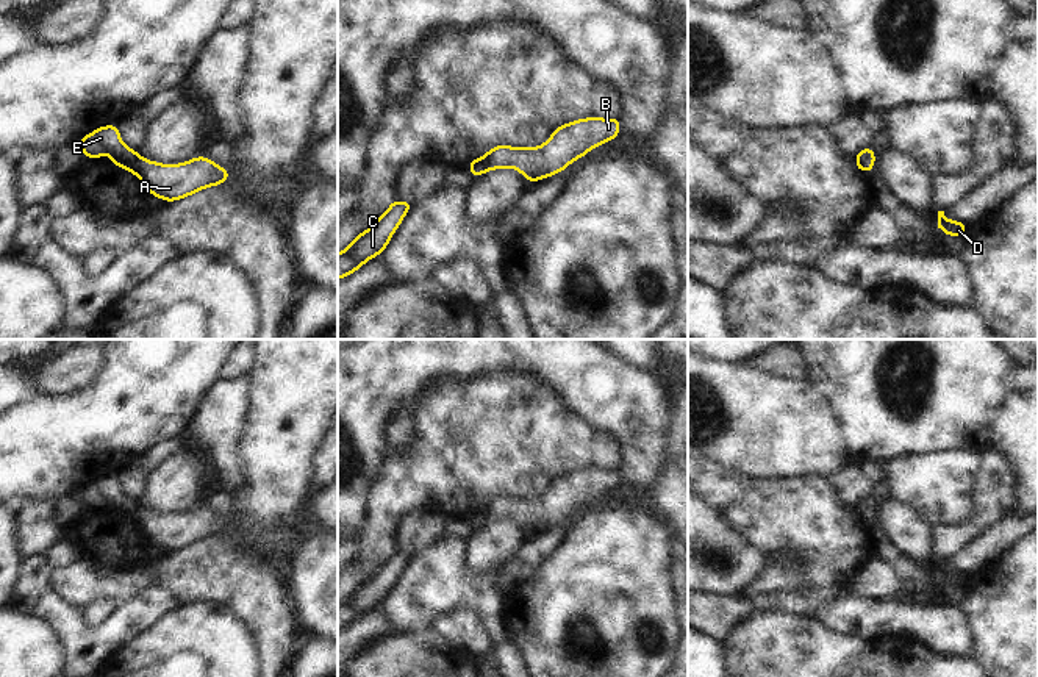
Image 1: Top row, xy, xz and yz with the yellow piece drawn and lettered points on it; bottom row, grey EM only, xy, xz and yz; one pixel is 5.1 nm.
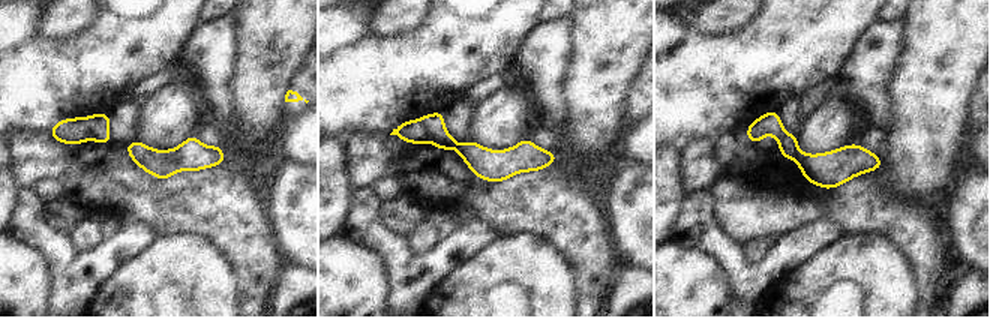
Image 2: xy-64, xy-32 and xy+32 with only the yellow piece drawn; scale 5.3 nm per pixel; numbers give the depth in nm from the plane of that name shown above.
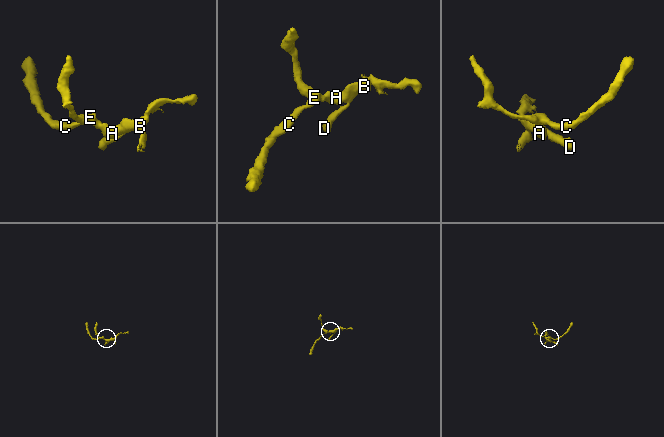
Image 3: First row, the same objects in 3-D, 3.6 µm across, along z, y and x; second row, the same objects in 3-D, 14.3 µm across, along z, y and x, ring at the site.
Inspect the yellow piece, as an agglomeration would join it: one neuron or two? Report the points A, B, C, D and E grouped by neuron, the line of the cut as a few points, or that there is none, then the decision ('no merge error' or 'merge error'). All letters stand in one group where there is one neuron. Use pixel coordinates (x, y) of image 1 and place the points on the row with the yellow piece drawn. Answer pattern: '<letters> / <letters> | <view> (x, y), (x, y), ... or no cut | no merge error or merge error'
A B D / C E | xy (138, 155), (130, 169) | merge error

